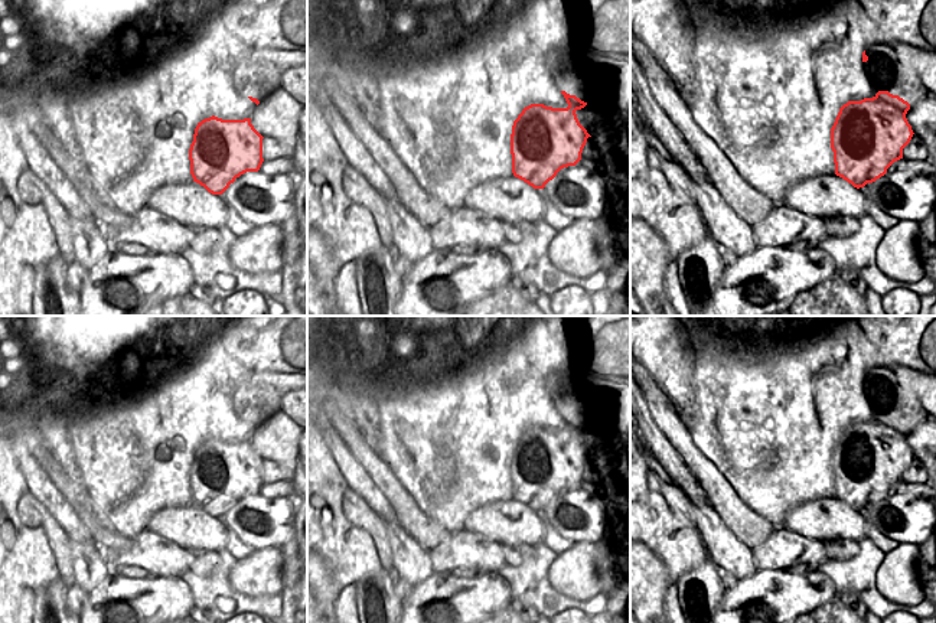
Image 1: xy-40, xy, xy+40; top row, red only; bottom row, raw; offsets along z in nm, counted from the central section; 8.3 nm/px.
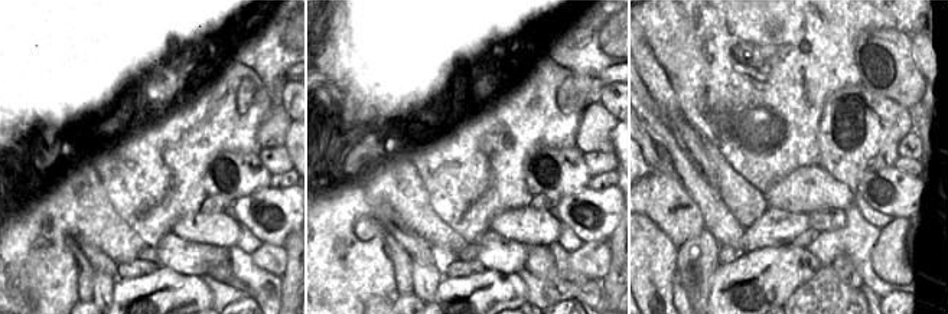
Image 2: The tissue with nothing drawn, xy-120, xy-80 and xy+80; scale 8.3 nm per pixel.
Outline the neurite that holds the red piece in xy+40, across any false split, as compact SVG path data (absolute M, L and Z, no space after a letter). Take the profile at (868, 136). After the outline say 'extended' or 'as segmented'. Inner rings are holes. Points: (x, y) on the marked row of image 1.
M878 91L873 98L844 104L831 128L835 174L857 189L884 176L894 162L903 159L903 149L914 134L906 118L909 110L907 101L888 91Z | as segmented

